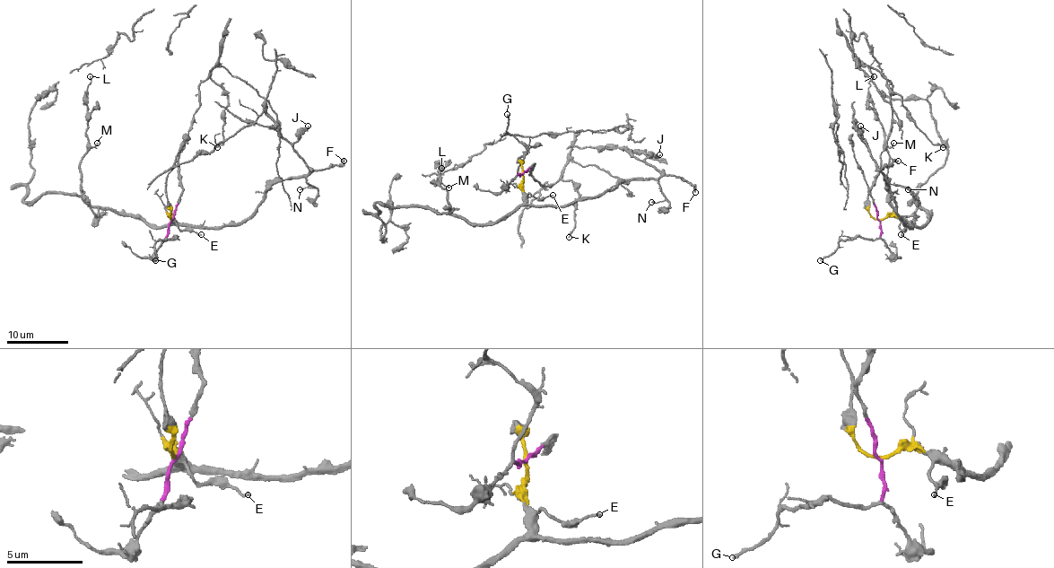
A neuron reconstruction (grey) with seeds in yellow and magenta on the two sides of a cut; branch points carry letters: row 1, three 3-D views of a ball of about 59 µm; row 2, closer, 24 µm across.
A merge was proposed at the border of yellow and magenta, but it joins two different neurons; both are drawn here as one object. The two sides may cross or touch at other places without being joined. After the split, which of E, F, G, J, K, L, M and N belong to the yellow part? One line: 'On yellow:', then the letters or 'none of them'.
On yellow: E, F, J, L, M, N

